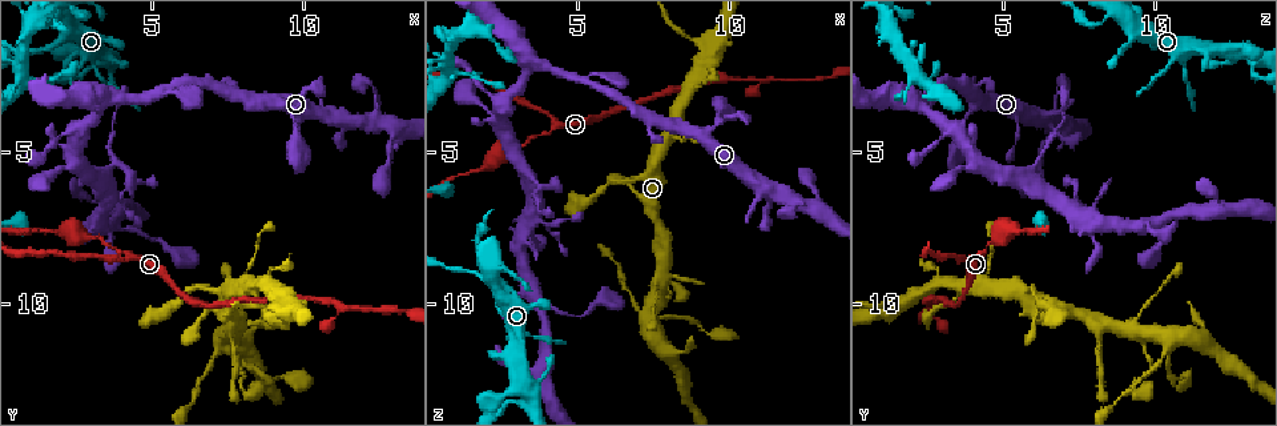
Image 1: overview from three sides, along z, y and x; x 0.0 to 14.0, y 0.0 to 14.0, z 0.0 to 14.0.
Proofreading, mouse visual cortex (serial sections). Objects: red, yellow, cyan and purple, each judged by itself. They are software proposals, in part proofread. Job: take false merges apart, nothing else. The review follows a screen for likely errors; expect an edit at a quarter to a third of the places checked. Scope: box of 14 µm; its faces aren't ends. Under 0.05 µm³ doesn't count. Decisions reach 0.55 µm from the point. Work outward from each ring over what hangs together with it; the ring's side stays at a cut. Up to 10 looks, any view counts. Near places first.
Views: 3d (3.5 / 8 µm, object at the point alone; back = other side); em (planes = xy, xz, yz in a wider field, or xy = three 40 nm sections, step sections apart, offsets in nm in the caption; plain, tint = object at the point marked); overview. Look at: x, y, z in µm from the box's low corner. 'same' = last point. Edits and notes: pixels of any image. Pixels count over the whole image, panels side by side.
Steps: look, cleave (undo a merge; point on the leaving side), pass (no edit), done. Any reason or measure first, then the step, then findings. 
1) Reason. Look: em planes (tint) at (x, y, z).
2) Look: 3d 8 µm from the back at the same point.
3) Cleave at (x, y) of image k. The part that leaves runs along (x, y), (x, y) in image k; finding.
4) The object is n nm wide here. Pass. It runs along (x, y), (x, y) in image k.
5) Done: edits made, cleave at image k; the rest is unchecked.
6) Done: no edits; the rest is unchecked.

Arms part here. Look: 3d 8 µm from the back at (7.8, 10.6, 8.1).

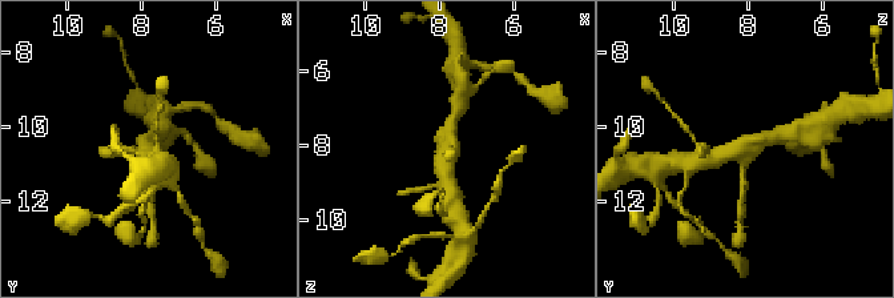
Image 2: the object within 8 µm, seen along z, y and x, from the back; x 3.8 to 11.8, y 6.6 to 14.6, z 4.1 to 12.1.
3 arms meet here; the arms are 150, 300, 500 nm wide. Look: em planes (tint) at (7.7, 10.6, 8.0).

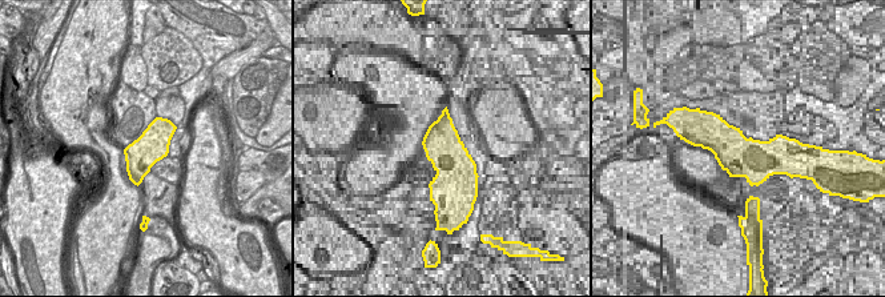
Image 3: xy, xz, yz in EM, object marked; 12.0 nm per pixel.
Pass. It runs along (777, 136), (709, 158) in image 2; one cell here.

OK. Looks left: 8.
Four or more arms meet. Look: 3d 3.5 µm at (7.4, 11.3, 10.5).

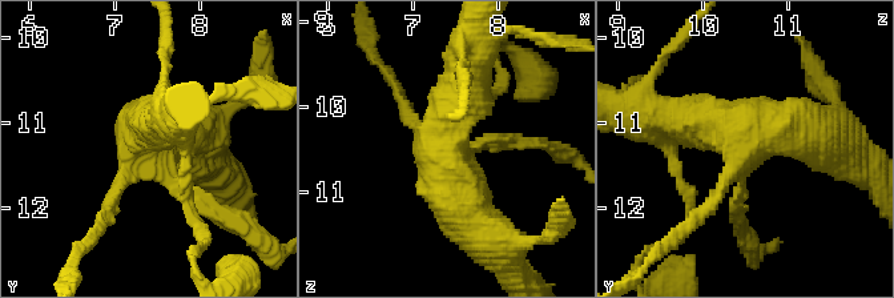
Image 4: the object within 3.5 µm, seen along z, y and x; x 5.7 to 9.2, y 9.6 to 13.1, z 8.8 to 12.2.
4 arms meet here; the arms are 150, 200, 500, 600 nm wide; now the EM. Look: em xy step 2 (tint) at (7.50, 11.35, 10.55).

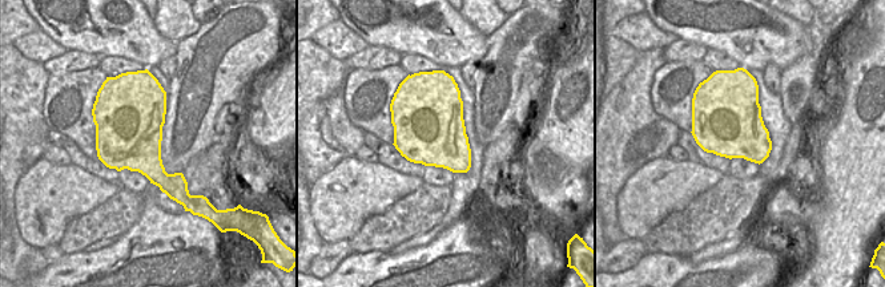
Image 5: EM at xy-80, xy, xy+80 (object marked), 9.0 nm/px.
Pass. It runs along (464, 71), (443, 172), (480, 234) in image 4; all the same cell.

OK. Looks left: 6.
A fork. Look: 3d 3.5 µm at (11.2, 10.1, 2.6).

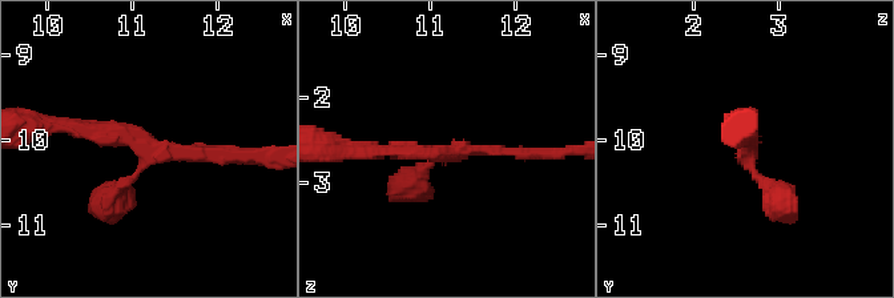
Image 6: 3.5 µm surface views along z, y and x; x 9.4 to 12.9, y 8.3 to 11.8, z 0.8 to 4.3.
Look: em planes (tint) at (11.20, 10.05, 2.65).

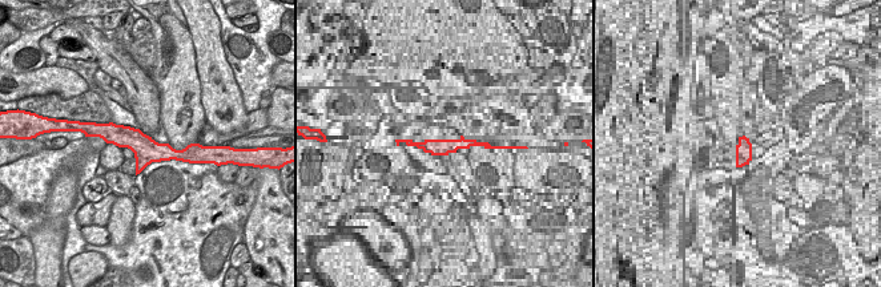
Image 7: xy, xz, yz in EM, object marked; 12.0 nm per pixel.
3 arms meet here. Pass. It runs along (107, 133), (151, 152), (189, 150) in image 7; all the same cell.

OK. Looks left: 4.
Sudden change in width. Look: 3d 8 µm at (6.1, 3.4, 2.6).

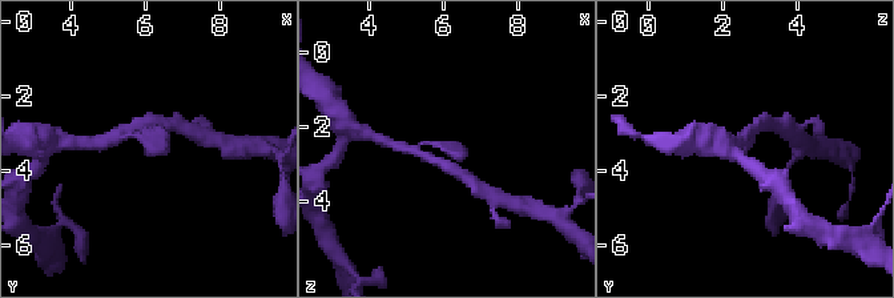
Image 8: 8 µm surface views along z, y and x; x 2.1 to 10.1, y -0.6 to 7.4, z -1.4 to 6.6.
Need the tissue. Look: em xy step 5 (tint) at (6.1, 3.3, 2.5).

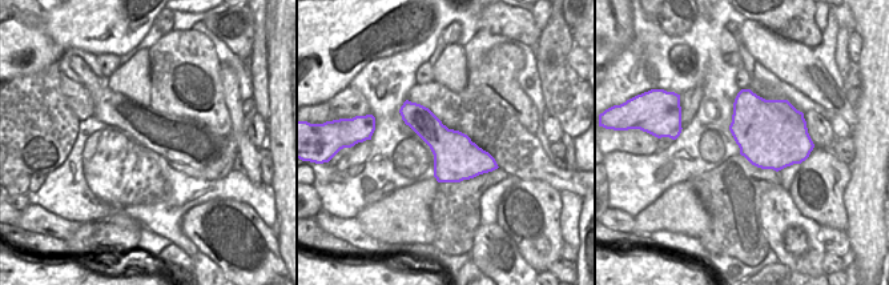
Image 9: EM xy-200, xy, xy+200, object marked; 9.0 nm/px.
Pass. It runs along (121, 132), (169, 149) in image 8; all the same cell.

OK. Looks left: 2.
Thin neck. Look: em xy step 2 (tint) at (4.1, 6.3, 7.3).

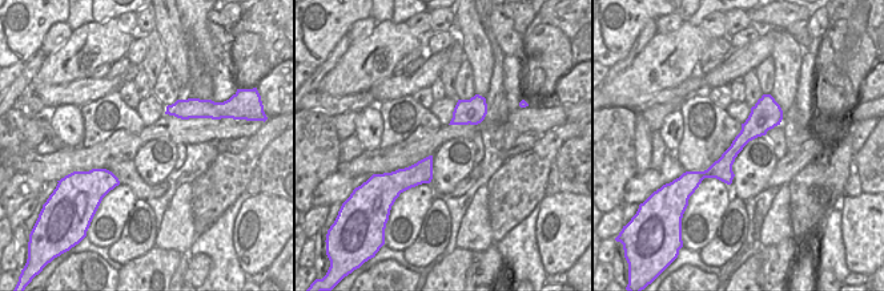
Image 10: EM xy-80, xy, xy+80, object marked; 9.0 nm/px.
See where the arms go. Look: 3d 3.5 µm at the same point.

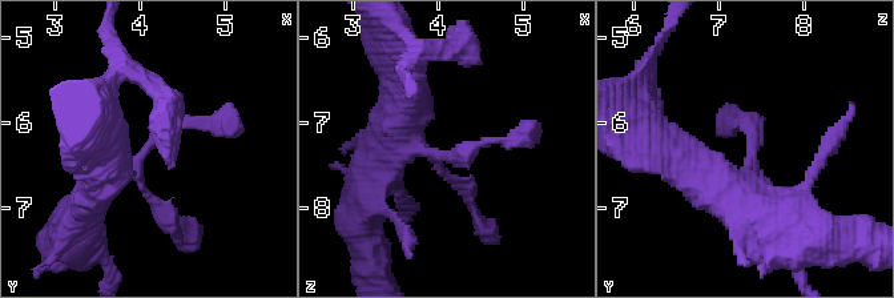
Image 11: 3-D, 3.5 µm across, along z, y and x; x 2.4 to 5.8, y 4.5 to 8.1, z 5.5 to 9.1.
Pass. It runs along (100, 186), (173, 121), (226, 121) in image 11; one cell here.

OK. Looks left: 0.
Done: no edits; the rest is unchecked.

